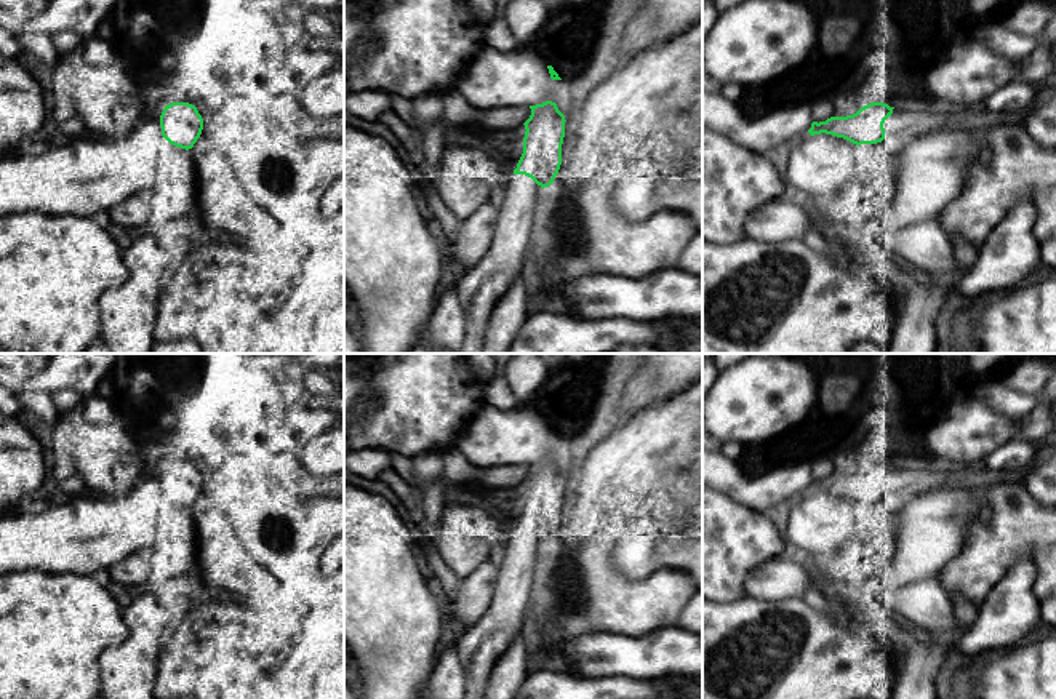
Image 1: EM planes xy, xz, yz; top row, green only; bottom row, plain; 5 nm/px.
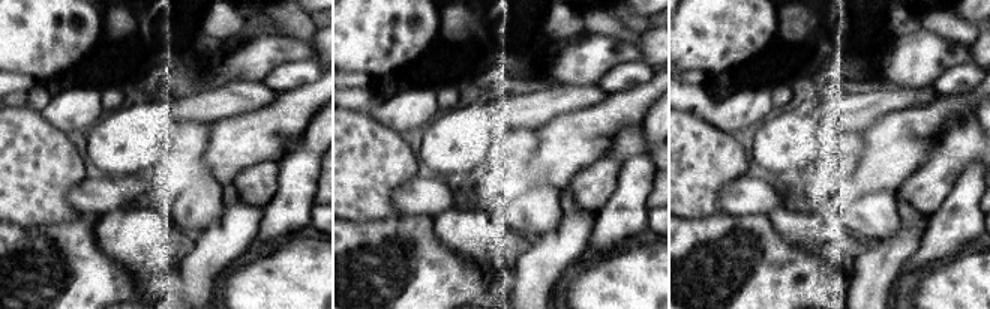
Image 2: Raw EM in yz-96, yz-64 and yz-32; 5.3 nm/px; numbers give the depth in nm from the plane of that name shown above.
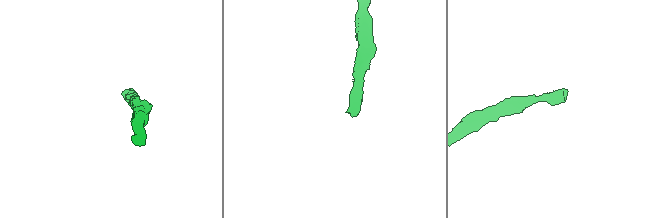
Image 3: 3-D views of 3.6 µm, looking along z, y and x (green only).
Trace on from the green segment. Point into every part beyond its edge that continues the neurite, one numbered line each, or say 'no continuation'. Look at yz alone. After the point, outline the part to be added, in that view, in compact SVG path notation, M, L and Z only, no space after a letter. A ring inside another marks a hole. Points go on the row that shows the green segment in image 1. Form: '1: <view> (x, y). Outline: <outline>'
1: yz (908, 123). Outline: M931 102L925 104L914 104L914 106L894 106L893 114L885 120L885 146L893 147L896 150L906 149L910 142L917 141L918 138L923 138L936 130L946 128L949 122L952 122L957 115L963 112L944 112L938 109ZM966 109L970 110L970 109ZM963 110L963 112L966 112Z

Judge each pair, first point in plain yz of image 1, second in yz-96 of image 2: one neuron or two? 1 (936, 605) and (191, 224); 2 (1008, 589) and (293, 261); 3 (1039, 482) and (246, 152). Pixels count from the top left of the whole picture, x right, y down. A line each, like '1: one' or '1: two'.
1: one
2: two
3: two

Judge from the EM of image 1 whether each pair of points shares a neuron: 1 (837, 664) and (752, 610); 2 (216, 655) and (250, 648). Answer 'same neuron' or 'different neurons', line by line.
1: same neuron
2: same neuron

